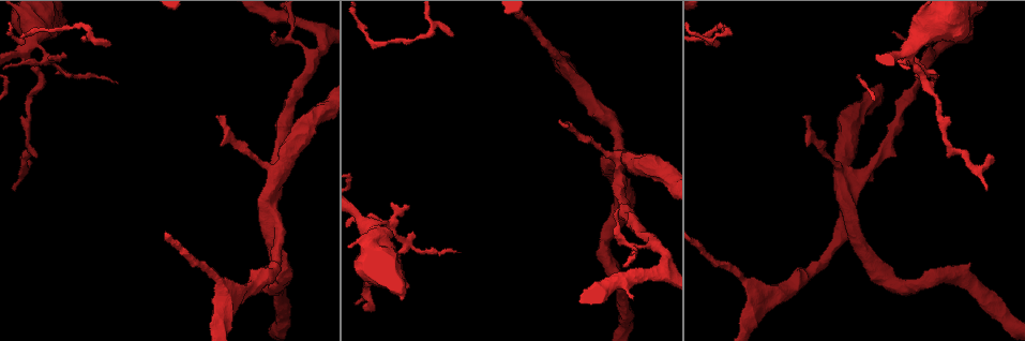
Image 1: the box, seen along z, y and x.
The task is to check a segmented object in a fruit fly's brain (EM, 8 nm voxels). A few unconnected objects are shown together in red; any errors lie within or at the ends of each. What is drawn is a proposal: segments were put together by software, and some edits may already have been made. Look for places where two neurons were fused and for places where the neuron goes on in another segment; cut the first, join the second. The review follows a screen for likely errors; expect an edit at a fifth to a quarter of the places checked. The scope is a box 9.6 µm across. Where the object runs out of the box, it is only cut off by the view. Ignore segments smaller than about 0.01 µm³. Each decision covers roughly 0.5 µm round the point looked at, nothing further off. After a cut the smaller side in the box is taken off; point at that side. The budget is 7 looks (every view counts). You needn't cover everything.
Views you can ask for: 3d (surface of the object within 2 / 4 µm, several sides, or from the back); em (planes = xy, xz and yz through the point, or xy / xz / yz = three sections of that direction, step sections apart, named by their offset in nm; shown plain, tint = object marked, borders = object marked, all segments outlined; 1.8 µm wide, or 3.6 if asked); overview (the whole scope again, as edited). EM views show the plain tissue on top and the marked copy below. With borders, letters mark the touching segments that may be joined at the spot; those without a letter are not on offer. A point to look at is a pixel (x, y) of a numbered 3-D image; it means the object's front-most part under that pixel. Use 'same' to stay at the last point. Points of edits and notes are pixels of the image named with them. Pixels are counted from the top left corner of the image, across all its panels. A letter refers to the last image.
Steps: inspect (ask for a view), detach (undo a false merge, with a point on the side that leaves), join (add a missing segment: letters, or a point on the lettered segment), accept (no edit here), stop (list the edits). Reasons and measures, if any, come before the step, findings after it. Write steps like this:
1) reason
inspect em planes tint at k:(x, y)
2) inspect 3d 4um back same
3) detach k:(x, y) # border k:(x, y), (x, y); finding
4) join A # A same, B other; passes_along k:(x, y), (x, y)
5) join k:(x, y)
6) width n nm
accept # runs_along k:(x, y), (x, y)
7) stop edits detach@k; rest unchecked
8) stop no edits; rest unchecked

an open end
inspect 3d 2um at 1:(366, 308)

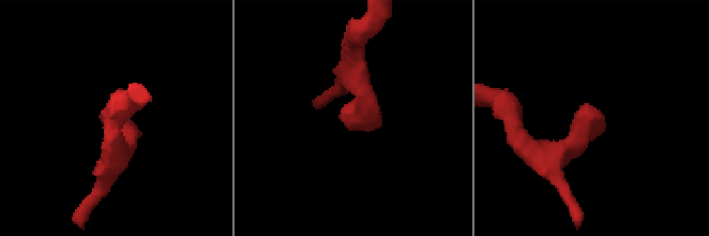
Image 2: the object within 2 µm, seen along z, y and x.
inspect em yz step 16 tint at 2:(596, 107)

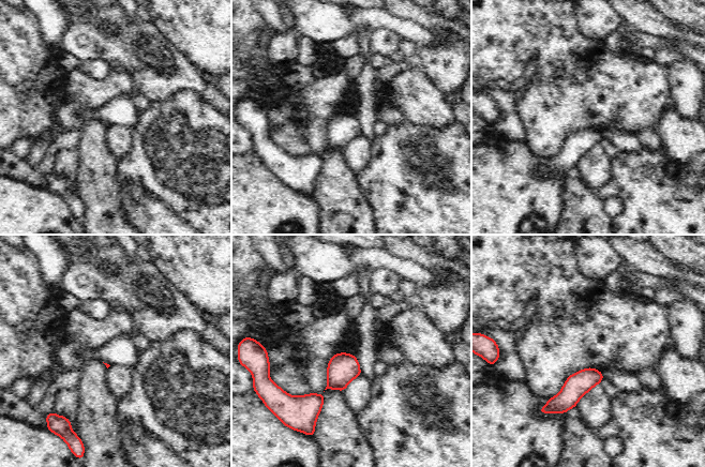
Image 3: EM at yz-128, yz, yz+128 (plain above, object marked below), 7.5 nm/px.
what lies round it
inspect em yz step 16 borders same

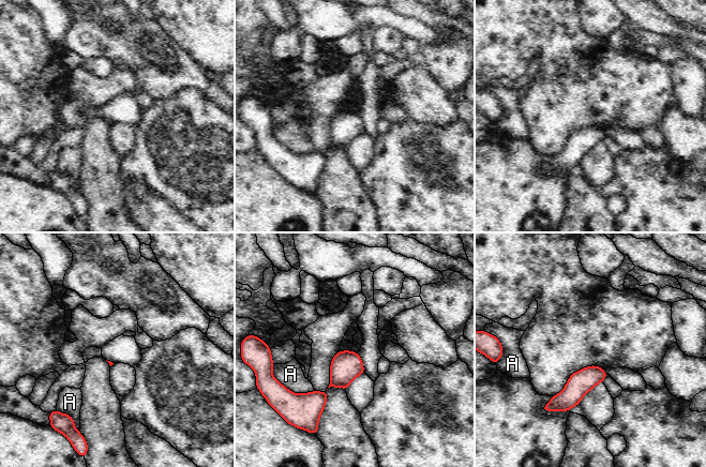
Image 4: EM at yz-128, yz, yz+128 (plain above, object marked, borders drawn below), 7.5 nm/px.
longest_contact A 190 nm
accept # A other; no lettered segment goes on from it

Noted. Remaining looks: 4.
tapers out
inspect 3d 2um at 1:(116, 81)

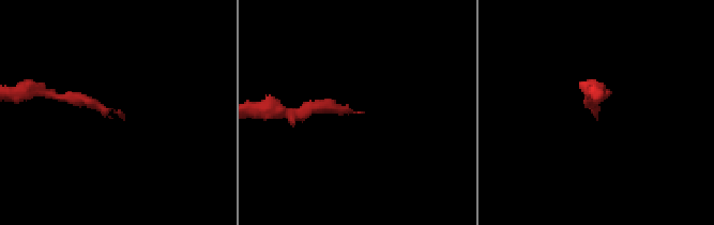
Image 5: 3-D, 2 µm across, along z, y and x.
need the tissue
inspect em xy step 16 borders at 5:(122, 115)

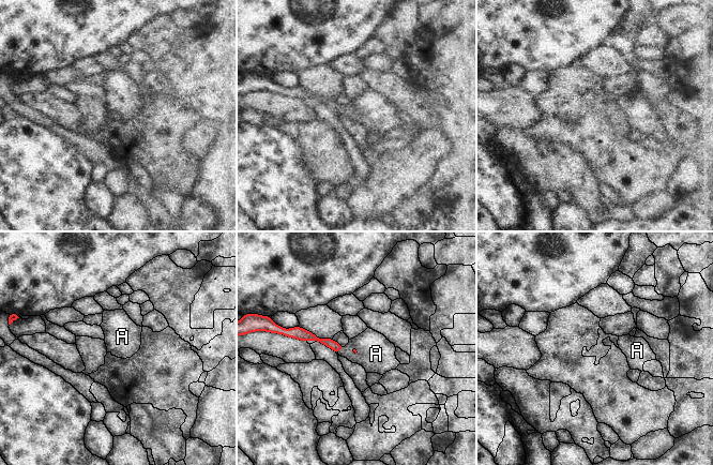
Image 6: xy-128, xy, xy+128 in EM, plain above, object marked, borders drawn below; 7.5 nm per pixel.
join A # A same; the neuron continues

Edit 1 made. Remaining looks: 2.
stop edits join@6; rest unchecked

